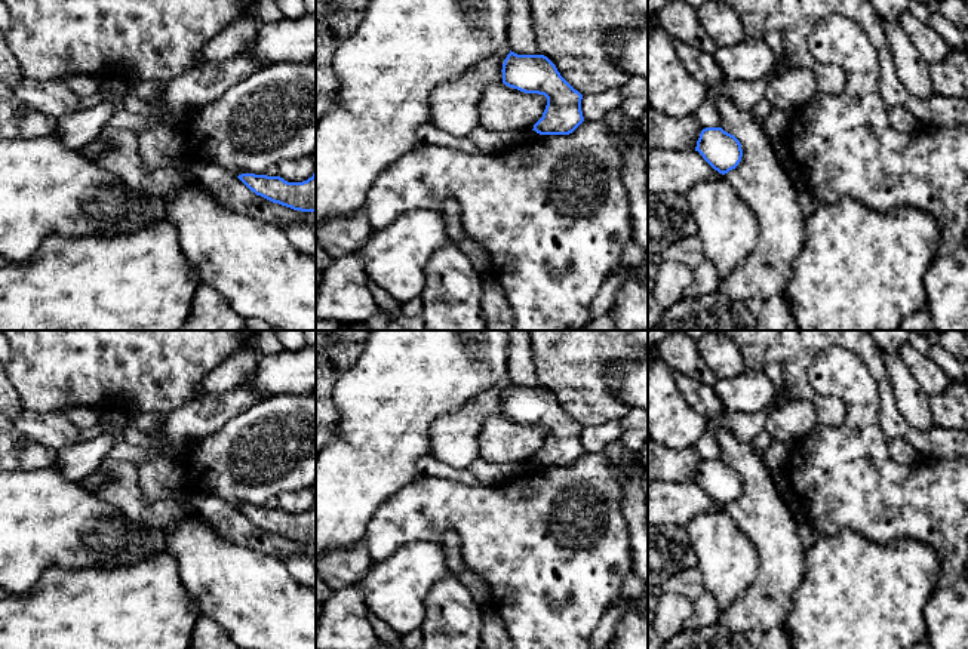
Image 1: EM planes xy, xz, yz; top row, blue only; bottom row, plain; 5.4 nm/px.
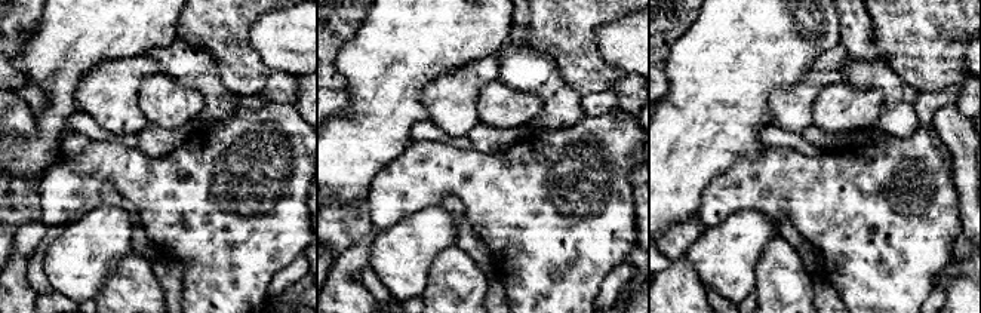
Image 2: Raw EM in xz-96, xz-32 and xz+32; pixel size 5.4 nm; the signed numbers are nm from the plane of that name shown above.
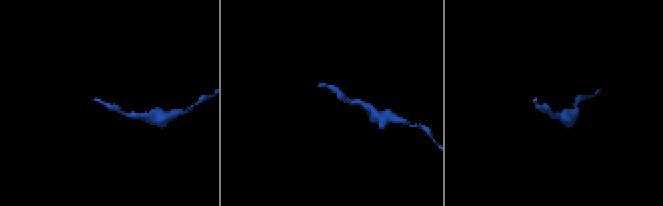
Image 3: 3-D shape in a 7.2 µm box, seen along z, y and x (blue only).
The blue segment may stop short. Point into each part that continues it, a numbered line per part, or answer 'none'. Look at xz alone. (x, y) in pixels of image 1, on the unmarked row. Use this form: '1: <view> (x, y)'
none

